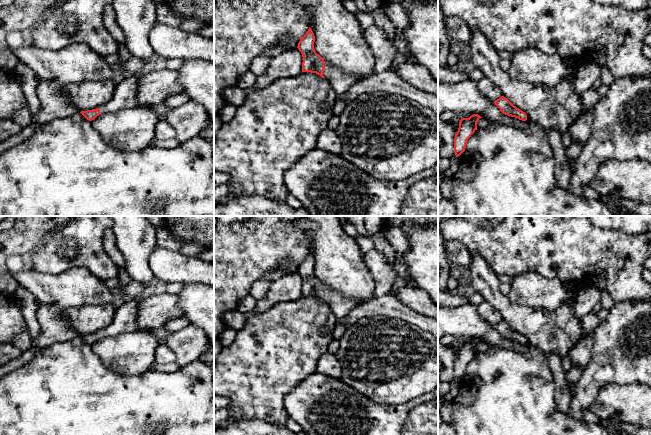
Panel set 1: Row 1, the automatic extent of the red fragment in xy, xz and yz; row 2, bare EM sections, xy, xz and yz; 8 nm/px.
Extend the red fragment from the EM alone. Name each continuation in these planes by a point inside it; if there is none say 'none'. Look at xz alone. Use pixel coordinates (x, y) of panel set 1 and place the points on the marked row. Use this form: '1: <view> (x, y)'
1: xz (341, 82)

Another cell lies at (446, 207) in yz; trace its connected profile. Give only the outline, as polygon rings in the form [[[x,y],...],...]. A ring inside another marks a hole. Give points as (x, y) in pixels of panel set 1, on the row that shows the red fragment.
[[[442,198],[438,202],[438,216],[455,216],[456,207],[451,199]]]

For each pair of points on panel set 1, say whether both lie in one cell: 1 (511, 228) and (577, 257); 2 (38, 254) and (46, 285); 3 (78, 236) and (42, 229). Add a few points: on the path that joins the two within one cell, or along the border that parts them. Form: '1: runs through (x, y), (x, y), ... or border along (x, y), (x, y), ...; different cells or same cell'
1: runs through (527, 232), (549, 232), (561, 243); same cell
2: border along (33, 268), (48, 273), (66, 270); different cells
3: border along (62, 226), (58, 227), (36, 247); different cells

